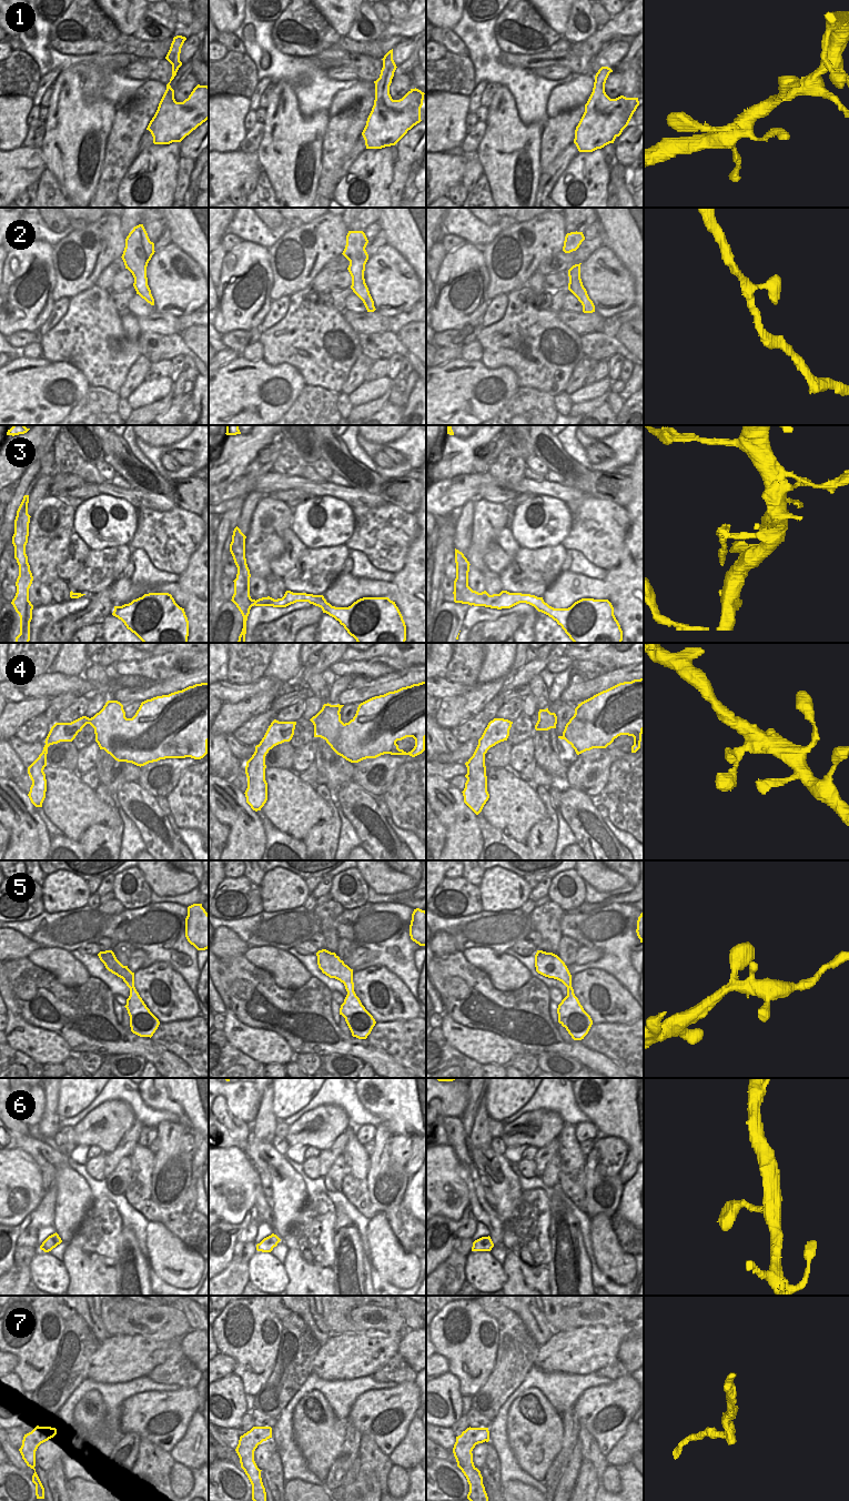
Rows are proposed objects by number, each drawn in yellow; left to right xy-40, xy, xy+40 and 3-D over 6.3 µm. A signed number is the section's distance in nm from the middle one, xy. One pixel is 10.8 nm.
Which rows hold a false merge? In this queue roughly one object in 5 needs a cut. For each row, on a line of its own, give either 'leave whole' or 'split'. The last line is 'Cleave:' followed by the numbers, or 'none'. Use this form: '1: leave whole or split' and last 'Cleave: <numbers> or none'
1: leave whole
2: leave whole
3: split
4: leave whole
5: leave whole
6: leave whole
7: leave whole
Cleave: 3

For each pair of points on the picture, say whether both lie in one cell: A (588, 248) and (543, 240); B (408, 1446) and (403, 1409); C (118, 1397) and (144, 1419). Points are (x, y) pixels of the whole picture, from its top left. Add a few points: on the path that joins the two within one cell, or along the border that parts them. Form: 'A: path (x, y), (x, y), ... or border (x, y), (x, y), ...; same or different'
A: border (562, 249), (548, 255), (539, 263); different
B: border (414, 1416), (406, 1434), (390, 1453); different
C: border (148, 1390), (134, 1393), (123, 1401), (119, 1426); different

